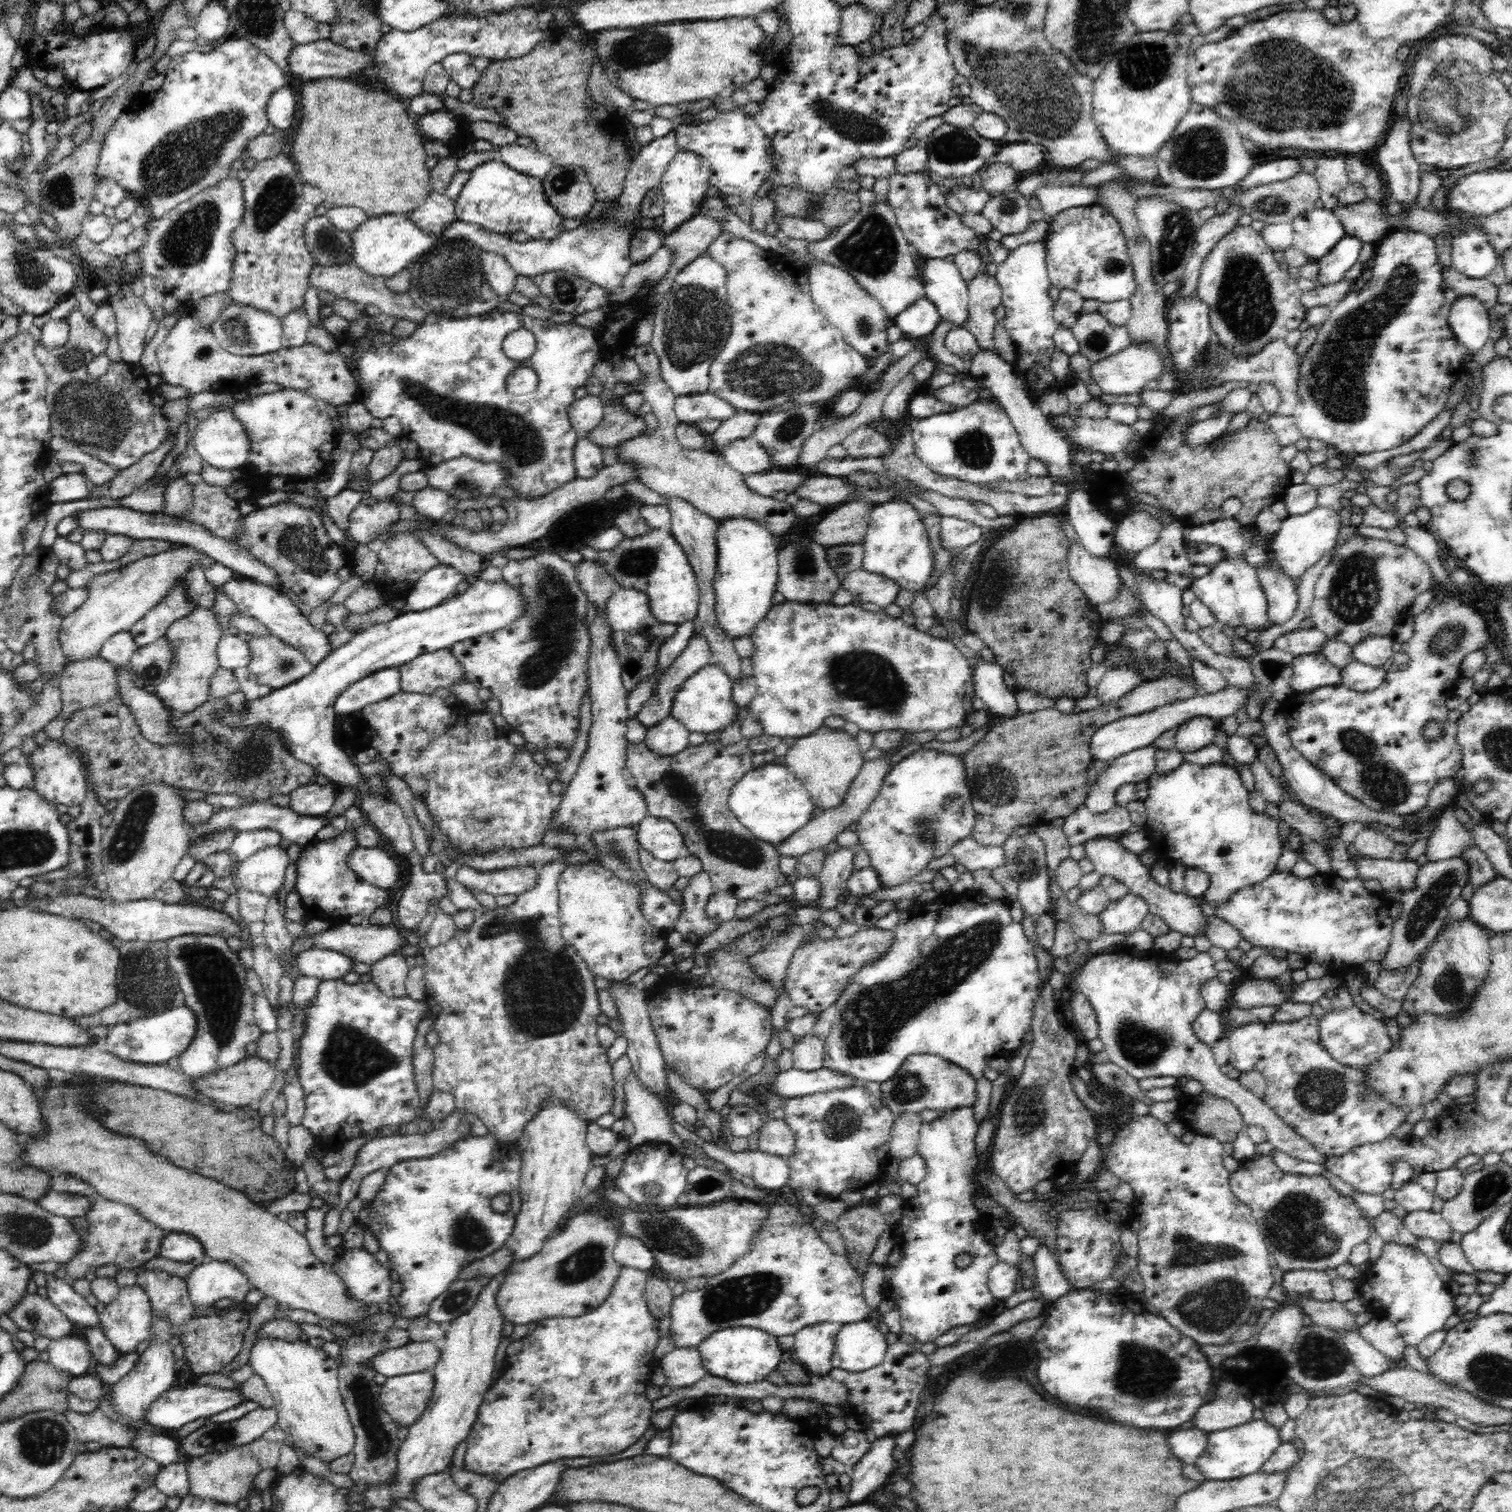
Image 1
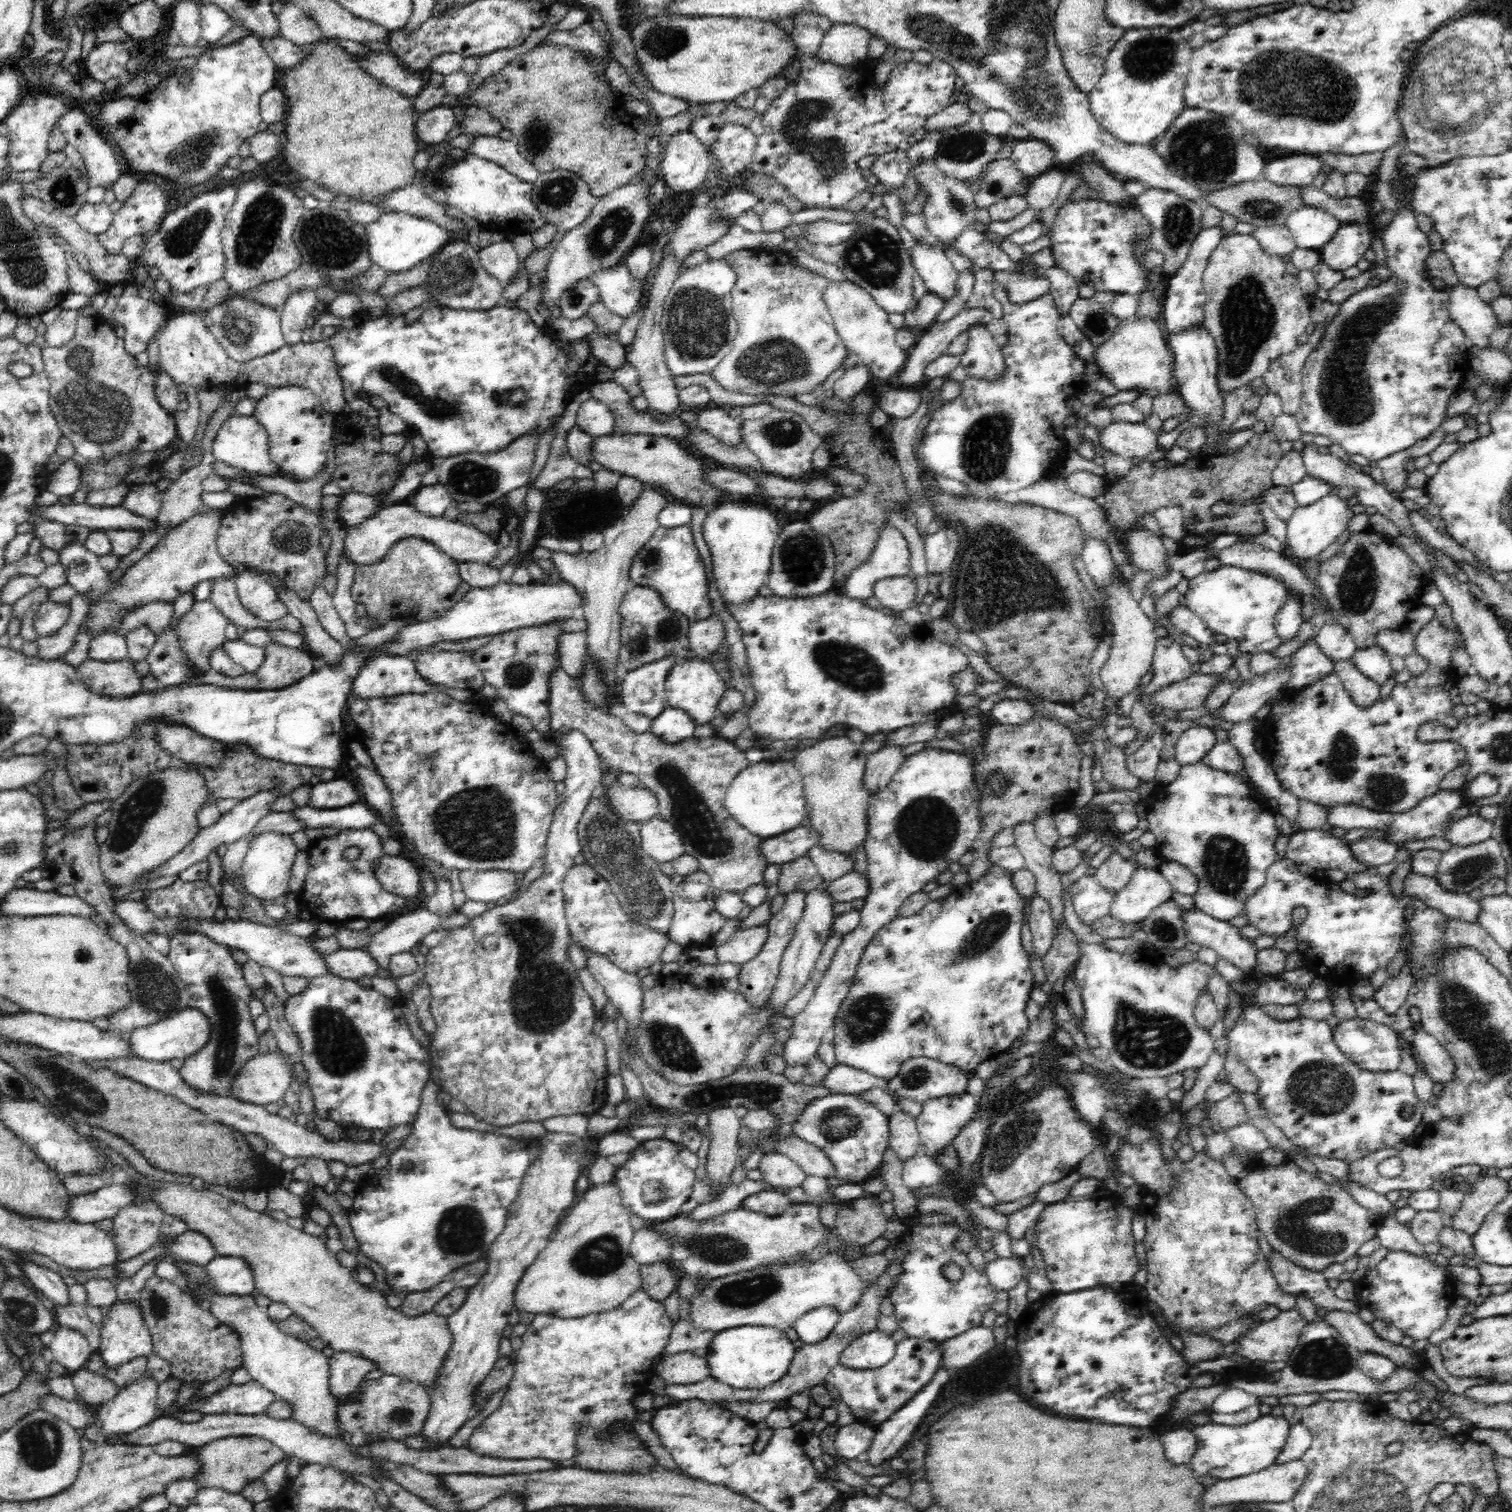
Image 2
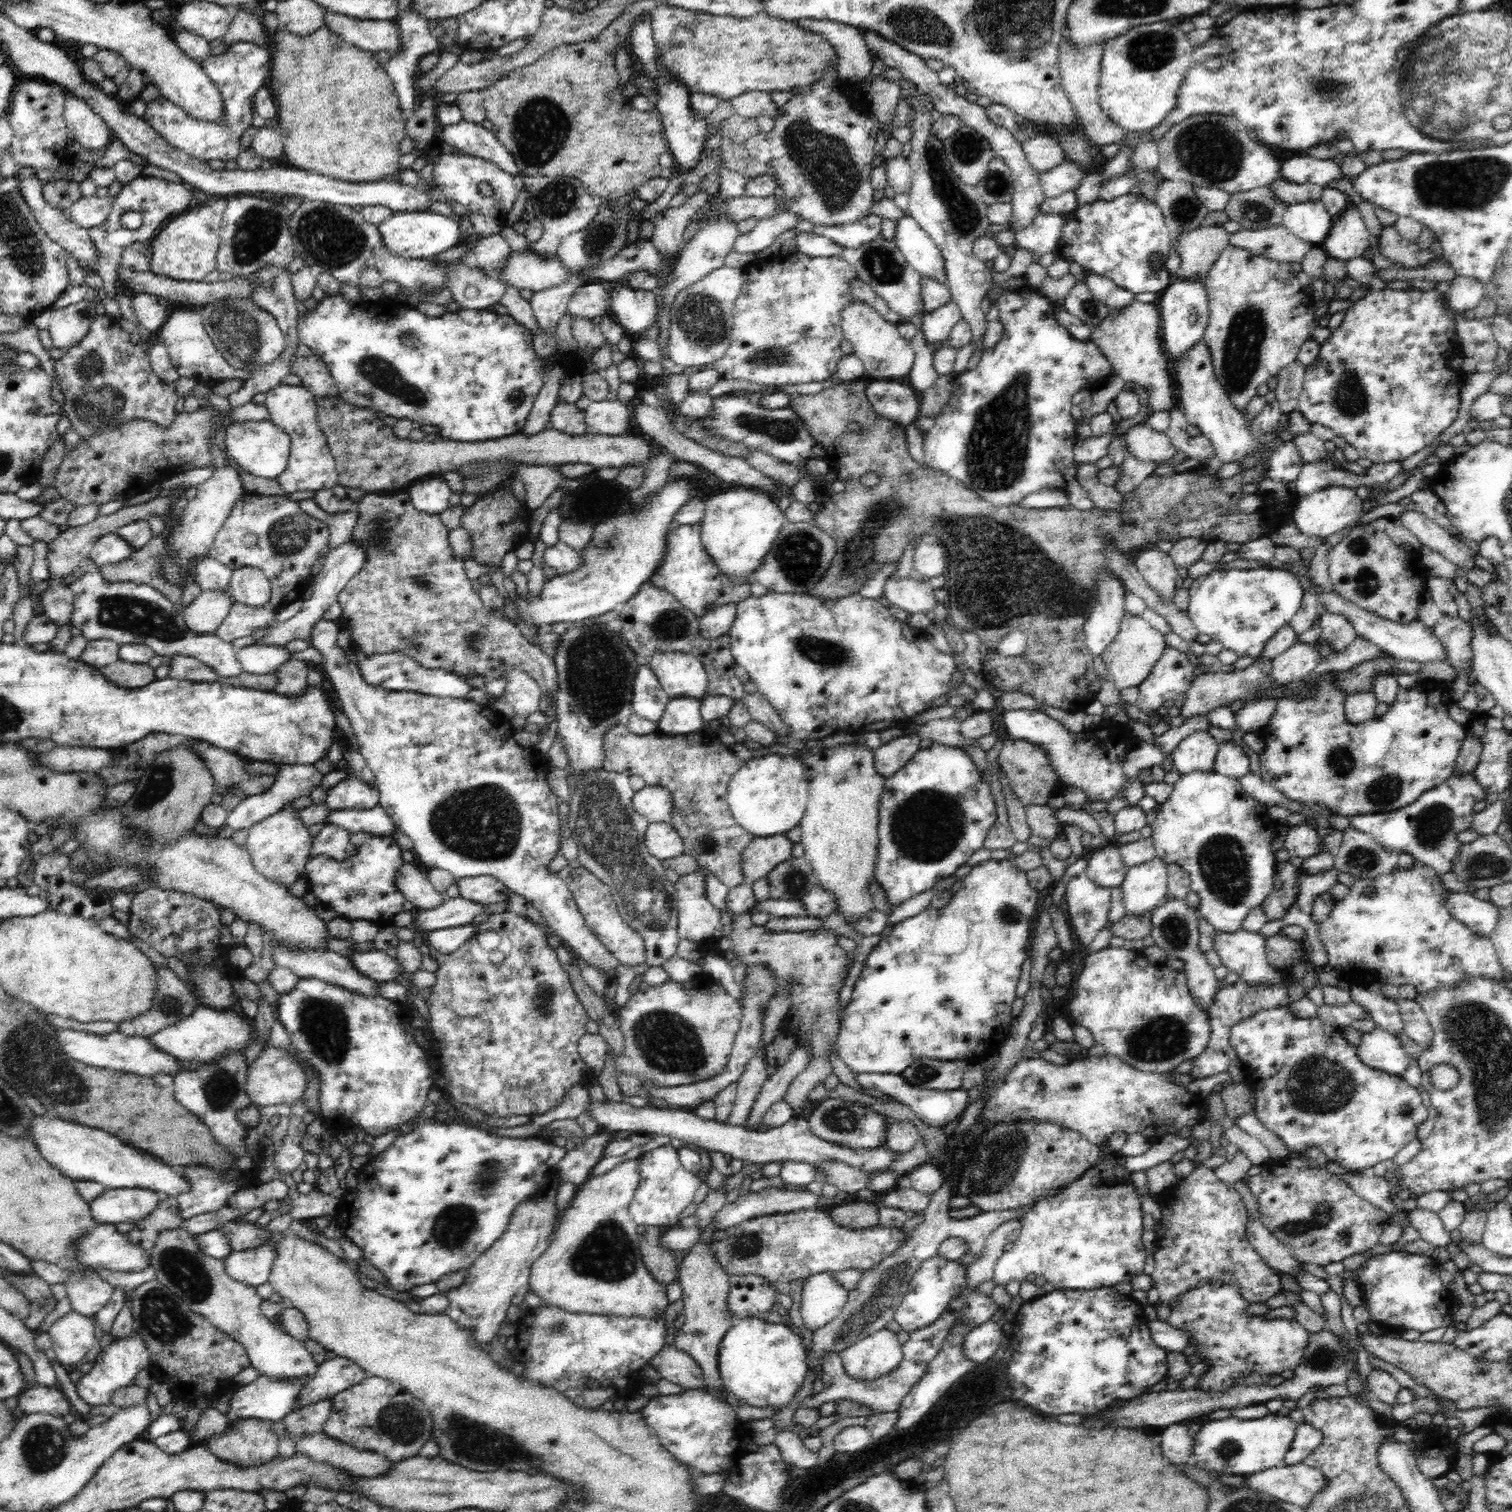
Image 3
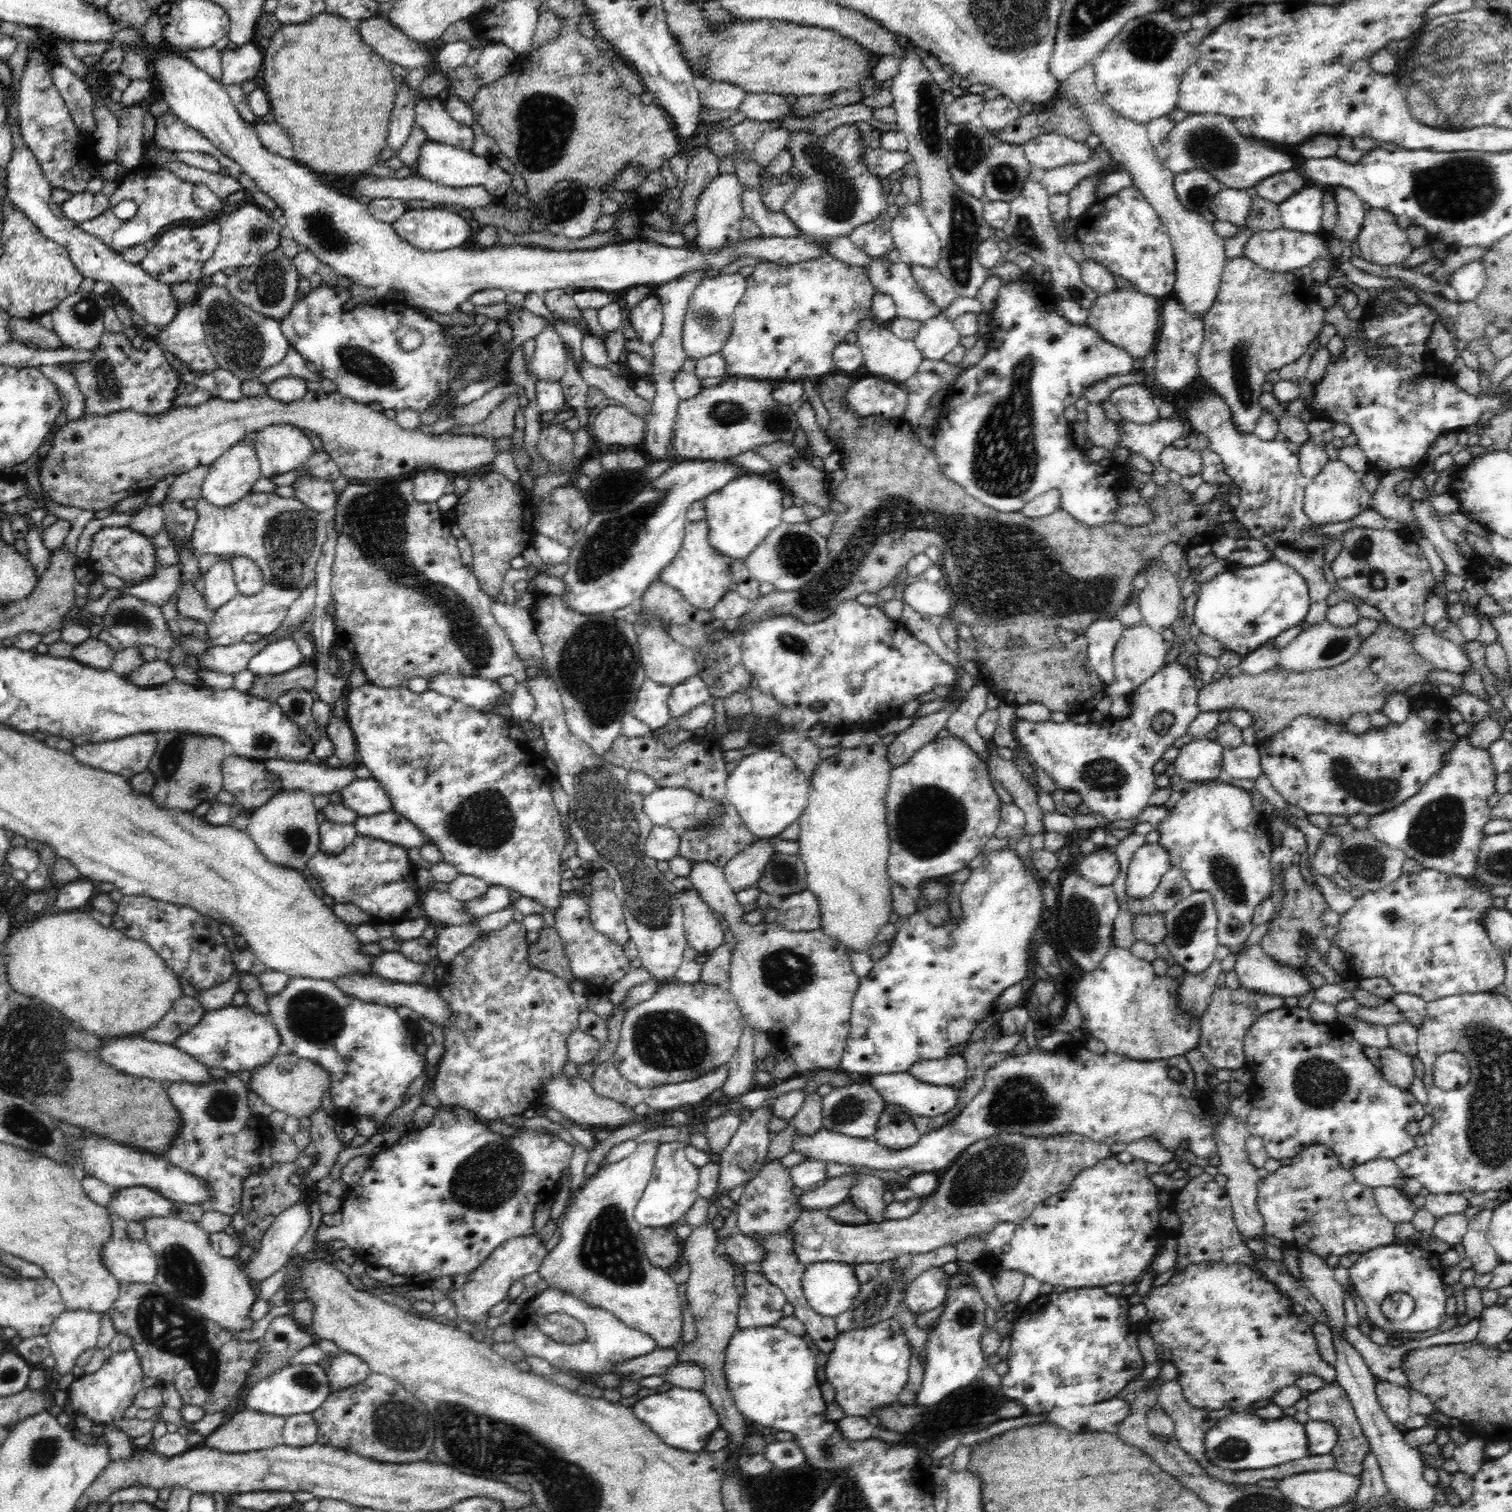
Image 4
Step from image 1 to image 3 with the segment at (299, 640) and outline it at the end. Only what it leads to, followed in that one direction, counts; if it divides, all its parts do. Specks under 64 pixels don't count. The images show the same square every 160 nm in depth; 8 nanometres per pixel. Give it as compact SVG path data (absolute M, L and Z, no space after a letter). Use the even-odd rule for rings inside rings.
M243 566L233 570L229 593L244 605L264 606L271 595L271 585L264 571L256 567Z

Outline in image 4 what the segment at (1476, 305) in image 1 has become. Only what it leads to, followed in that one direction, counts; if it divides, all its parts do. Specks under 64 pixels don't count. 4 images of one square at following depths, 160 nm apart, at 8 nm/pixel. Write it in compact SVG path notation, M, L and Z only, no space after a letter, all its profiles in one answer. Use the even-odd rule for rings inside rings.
M1481 261L1462 265L1450 278L1448 283L1455 288L1460 302L1474 302L1484 288L1486 269Z

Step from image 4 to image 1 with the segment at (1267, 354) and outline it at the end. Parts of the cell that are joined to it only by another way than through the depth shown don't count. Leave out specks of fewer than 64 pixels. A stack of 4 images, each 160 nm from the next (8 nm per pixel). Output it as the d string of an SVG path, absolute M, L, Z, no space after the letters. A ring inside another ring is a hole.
M1236 225L1213 246L1201 266L1197 296L1209 309L1209 320L1218 343L1230 350L1234 359L1247 358L1277 339L1297 330L1305 320L1307 309L1302 305L1303 291L1294 283L1287 271L1280 268L1274 259L1274 251L1269 248L1263 235L1249 226Z

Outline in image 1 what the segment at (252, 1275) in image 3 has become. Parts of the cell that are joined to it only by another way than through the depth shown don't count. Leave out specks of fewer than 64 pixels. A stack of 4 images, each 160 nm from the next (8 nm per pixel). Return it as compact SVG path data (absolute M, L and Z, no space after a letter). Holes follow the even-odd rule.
M213 1261L196 1266L186 1278L190 1301L193 1306L211 1308L222 1298L244 1303L246 1295L253 1290L249 1278L246 1277L236 1266L228 1262Z

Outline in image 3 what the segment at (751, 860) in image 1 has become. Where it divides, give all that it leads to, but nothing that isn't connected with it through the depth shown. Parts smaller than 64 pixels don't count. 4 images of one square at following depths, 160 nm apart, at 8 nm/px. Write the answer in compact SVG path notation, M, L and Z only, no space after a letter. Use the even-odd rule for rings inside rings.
M408 488L400 489L394 495L382 496L380 493L370 493L364 496L356 503L356 509L359 510L359 516L356 524L353 526L351 532L351 540L357 542L359 546L363 546L365 550L364 564L359 570L359 574L355 575L348 585L342 589L338 596L337 601L341 604L342 612L339 616L340 628L350 630L351 634L351 646L361 650L364 654L380 654L384 652L404 652L408 656L412 657L416 662L419 662L424 668L447 670L456 673L457 675L464 674L477 674L483 676L487 681L494 678L502 678L502 674L506 672L506 668L512 668L512 666L519 666L520 670L523 670L526 674L529 674L532 678L536 679L536 682L540 685L542 692L547 694L548 702L552 696L557 693L557 668L553 655L546 655L538 645L532 645L525 637L520 633L520 629L511 622L506 622L506 619L498 617L496 613L492 613L478 595L478 590L474 589L471 580L468 579L466 573L464 573L464 559L458 557L450 543L448 543L448 532L450 529L446 527L439 514L428 514L422 512L412 504L410 495L408 494ZM614 724L604 734L605 761L603 767L608 771L626 774L628 777L637 775L645 780L647 786L658 786L670 790L673 795L675 812L671 826L678 831L682 838L683 854L692 856L699 868L714 873L729 889L742 884L745 880L742 874L740 854L744 848L754 840L753 834L740 827L733 818L729 805L725 802L725 795L732 776L744 766L744 759L735 756L731 747L723 745L716 734L698 731L685 735L668 735L666 733L651 732L638 736L629 731L627 725Z

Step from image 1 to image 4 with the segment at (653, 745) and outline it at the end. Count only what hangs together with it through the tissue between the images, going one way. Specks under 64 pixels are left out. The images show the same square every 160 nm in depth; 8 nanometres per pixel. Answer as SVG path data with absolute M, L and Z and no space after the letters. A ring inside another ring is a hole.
M698 673L671 689L668 704L671 717L684 716L690 710L711 701L708 685Z

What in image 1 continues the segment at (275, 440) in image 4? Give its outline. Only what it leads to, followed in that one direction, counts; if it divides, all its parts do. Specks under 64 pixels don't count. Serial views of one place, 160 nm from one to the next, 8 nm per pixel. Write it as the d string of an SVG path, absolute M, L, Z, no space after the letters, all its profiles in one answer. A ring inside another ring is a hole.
M228 409L213 411L206 420L198 422L194 445L206 464L222 470L240 469L240 466L245 466L251 450L244 425L237 422L236 417Z

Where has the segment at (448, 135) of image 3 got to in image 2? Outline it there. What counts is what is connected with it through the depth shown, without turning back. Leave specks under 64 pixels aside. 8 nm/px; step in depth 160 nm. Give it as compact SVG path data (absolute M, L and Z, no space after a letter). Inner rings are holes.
M469 135L472 144L468 152L471 154L499 164L506 172L524 182L533 183L540 176L539 170L518 152L517 144L513 140L504 140L499 136Z

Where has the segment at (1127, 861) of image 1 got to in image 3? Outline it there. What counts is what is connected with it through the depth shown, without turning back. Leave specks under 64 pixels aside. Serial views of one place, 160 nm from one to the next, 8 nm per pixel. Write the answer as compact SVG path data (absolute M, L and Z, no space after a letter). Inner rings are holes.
M1238 930L1234 933L1214 933L1214 950L1229 971L1239 974L1248 984L1284 984L1286 974L1272 967L1266 959L1265 940L1260 933Z

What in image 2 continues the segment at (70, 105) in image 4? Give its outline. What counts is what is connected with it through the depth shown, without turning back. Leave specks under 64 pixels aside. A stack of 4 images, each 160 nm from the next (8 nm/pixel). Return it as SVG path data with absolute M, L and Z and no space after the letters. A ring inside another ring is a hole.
M70 108L59 120L59 129L80 152L89 174L91 185L108 188L122 174L116 151L108 146L104 132L80 108Z

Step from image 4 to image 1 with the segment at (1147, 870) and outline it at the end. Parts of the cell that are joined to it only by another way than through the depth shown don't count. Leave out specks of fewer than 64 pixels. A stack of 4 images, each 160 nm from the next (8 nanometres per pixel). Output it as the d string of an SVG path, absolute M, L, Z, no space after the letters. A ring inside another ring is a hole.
M1129 892L1120 900L1111 901L1098 915L1101 919L1102 933L1130 935L1140 928L1149 911L1148 902L1142 895Z

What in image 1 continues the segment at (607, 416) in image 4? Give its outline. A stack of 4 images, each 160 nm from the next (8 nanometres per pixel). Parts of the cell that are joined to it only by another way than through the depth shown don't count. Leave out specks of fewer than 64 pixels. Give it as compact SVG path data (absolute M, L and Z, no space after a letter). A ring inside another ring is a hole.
M586 395L568 406L568 418L580 438L597 428L604 418L604 404L597 396Z

